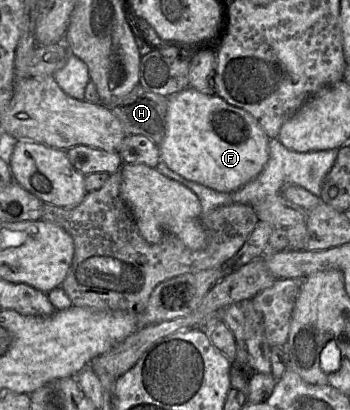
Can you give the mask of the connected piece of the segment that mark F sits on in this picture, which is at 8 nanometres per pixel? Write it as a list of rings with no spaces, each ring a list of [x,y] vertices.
[[[187,87],[169,98],[166,135],[158,146],[160,159],[183,178],[219,192],[233,192],[254,179],[269,158],[269,138],[246,111],[227,103],[217,95],[208,95]]]

